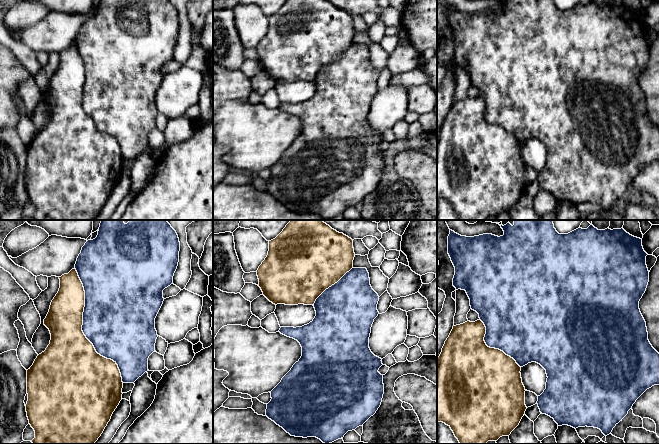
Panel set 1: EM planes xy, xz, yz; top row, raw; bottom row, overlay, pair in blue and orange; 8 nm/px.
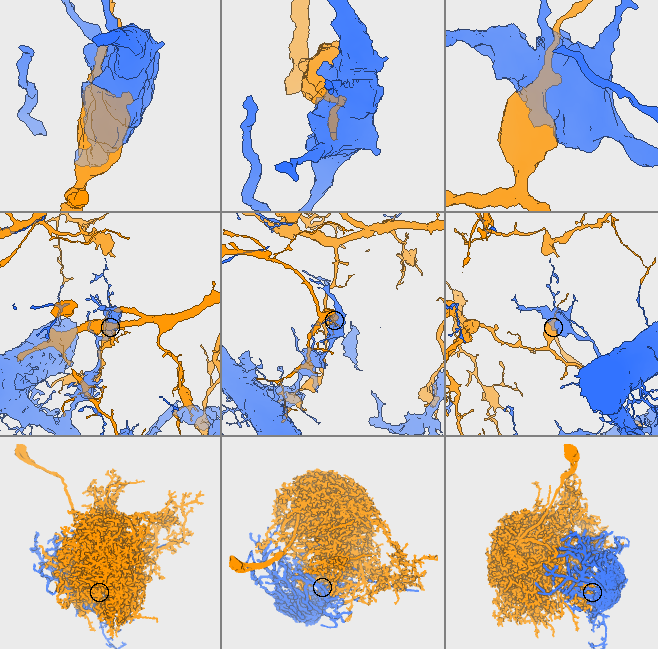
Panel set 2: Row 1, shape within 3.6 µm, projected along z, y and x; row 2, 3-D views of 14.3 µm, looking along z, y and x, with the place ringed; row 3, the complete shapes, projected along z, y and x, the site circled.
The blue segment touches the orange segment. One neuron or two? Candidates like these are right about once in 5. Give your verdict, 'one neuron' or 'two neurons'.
two neurons

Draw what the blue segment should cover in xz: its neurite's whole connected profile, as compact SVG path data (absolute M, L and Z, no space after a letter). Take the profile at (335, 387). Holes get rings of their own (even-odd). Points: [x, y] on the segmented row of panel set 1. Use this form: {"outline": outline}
{"outline": "M352 268L347 272L337 283L326 289L315 301L314 308L316 316L312 322L302 327L281 327L279 332L287 337L297 340L302 347L302 356L296 362L291 370L282 378L281 382L270 392L271 401L267 404L266 415L269 419L274 421L277 425L282 427L287 433L295 437L316 437L324 444L330 444L338 439L343 439L348 431L355 430L373 416L381 405L384 384L383 375L378 370L383 365L382 359L375 356L369 348L369 337L371 327L374 319L378 316L377 304L379 301L378 294L372 289L370 285L369 273L366 268Z"}

